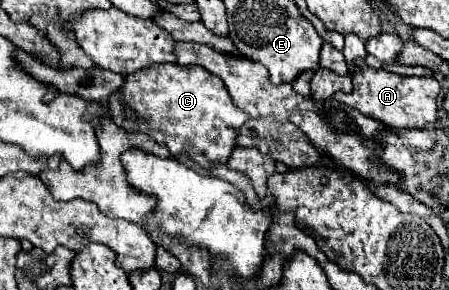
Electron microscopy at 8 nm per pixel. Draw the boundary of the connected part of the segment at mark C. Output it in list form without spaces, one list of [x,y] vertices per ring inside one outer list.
[[[177,63],[153,65],[127,75],[125,105],[137,113],[137,129],[159,144],[169,147],[173,155],[185,153],[203,169],[227,163],[239,137],[239,127],[249,121],[237,109],[219,77],[199,65],[181,67]]]

